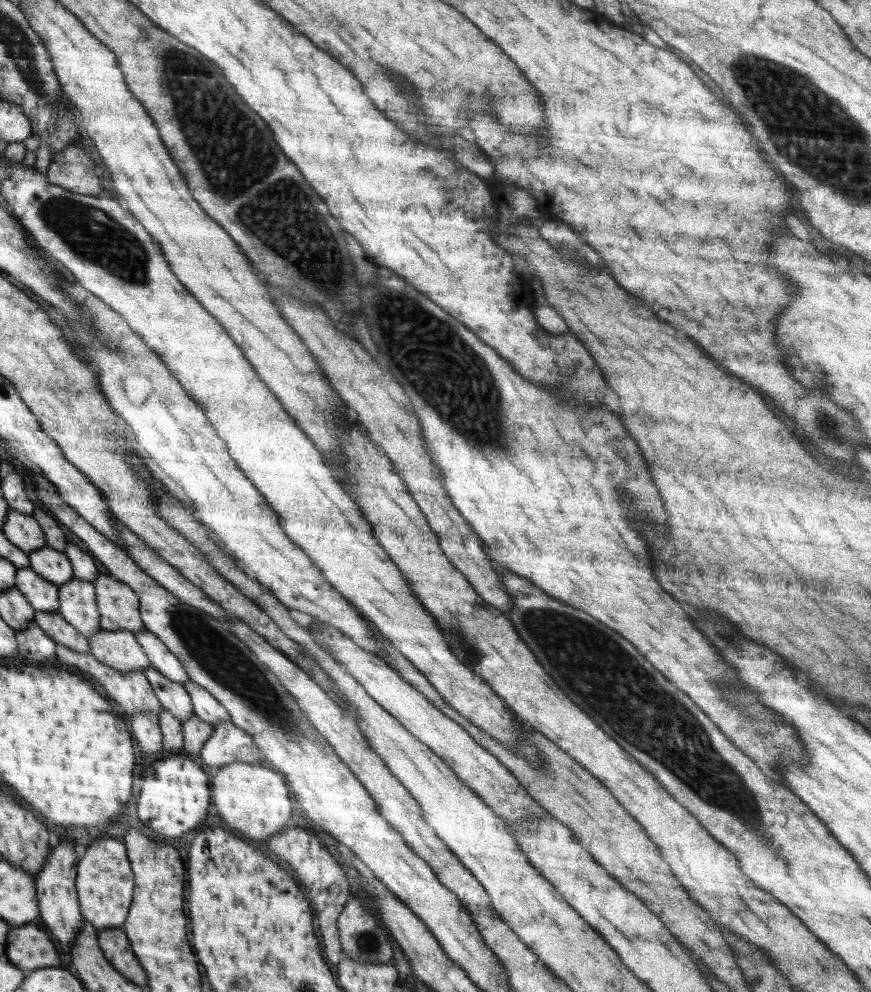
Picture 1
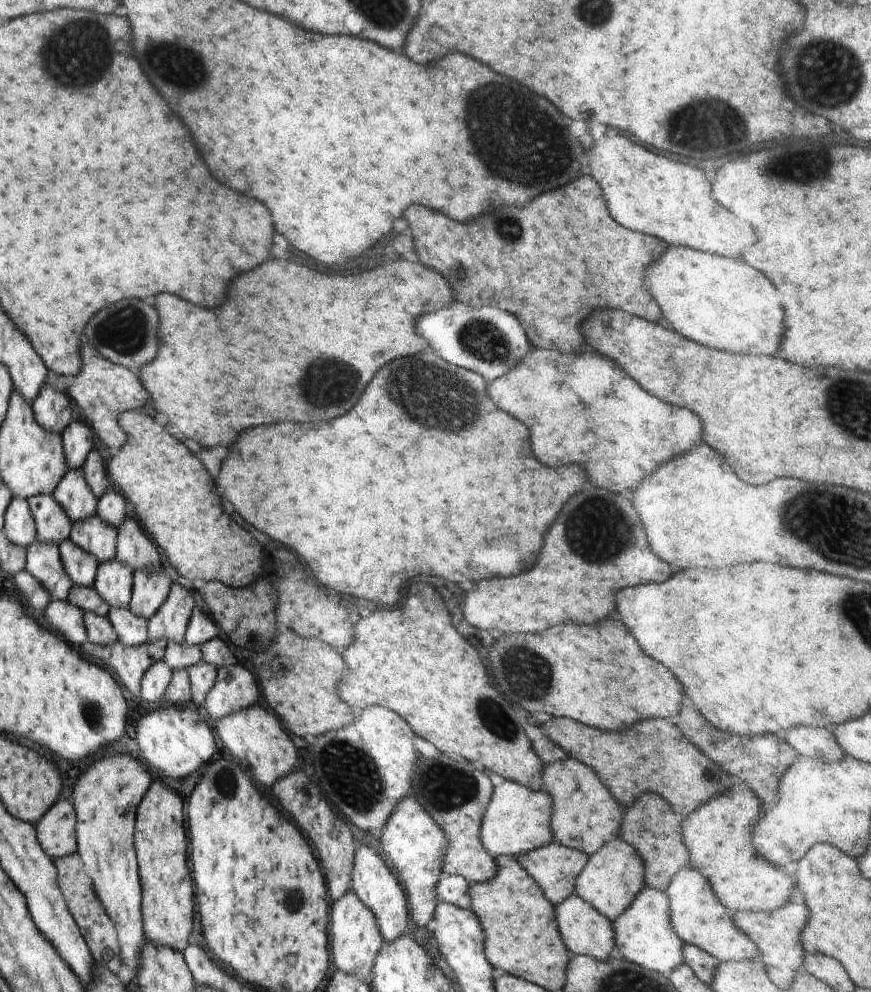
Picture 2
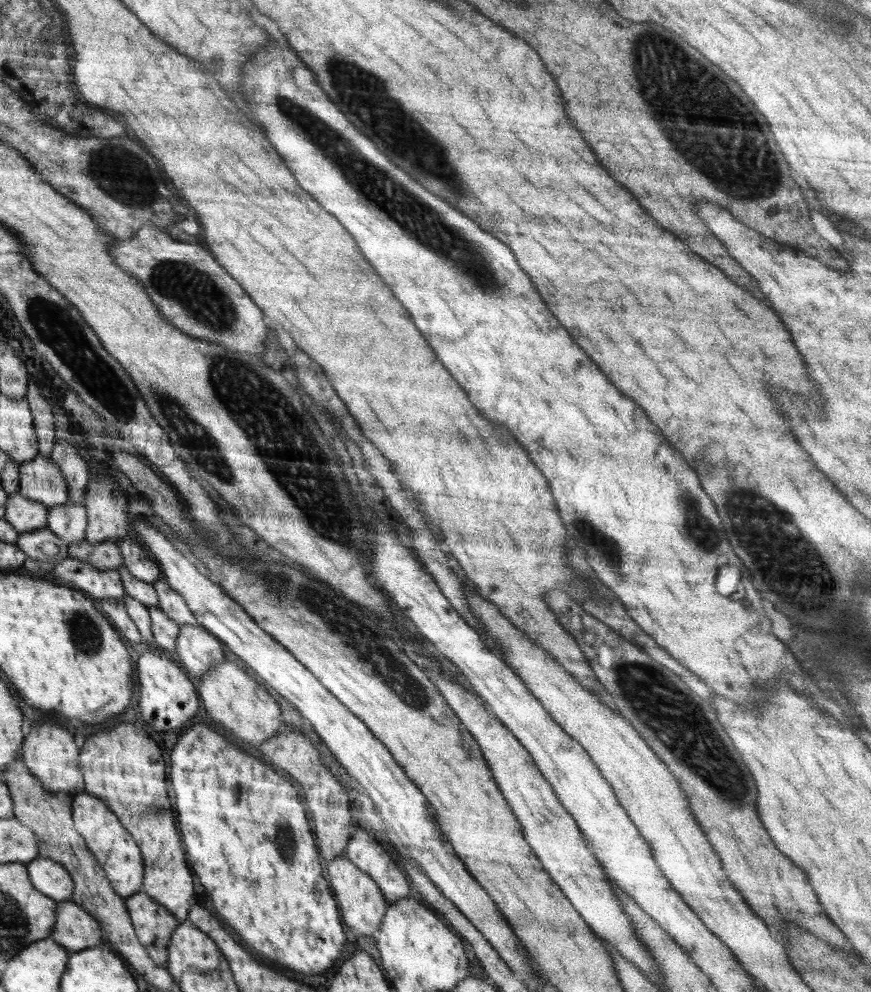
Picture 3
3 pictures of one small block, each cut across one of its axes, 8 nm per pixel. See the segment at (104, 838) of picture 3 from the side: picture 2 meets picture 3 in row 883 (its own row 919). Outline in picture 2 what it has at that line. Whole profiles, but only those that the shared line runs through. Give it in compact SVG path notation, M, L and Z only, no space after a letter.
M130 752L120 753L122 756L104 756L78 778L76 788L72 792L70 801L73 803L78 816L76 831L78 835L78 855L81 856L84 872L87 872L93 881L94 892L101 900L106 912L110 912L110 920L117 926L118 944L121 945L122 964L128 966L136 975L140 964L140 952L144 948L145 934L141 913L142 889L138 872L137 856L134 844L134 822L136 810L148 788L152 786L153 777L140 760L132 757Z

